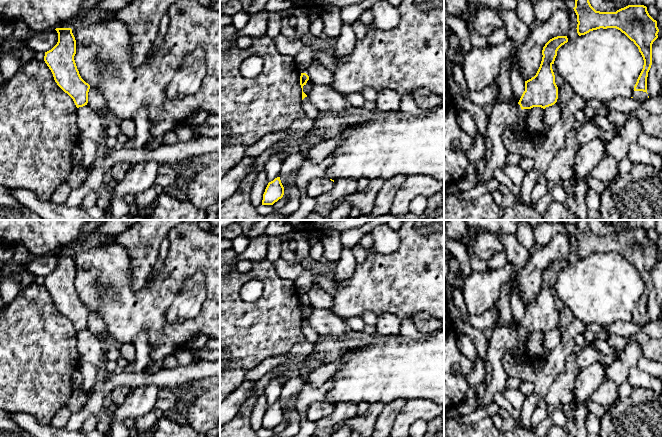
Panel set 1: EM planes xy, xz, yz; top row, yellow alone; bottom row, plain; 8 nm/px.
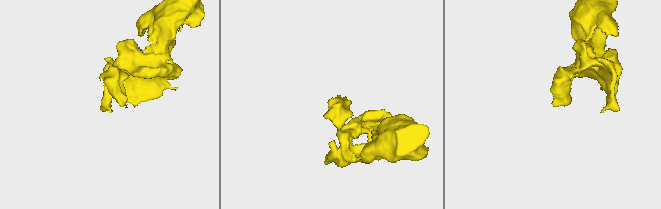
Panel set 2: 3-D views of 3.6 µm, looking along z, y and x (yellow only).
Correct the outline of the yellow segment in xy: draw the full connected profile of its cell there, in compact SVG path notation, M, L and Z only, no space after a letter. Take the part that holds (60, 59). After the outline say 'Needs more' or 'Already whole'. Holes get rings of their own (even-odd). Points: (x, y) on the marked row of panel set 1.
M56 28L57 44L45 52L44 61L51 70L57 85L74 101L77 108L88 103L90 85L80 76L74 56L76 40L71 28Z. Already whole

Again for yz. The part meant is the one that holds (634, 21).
M575 0L573 8L577 15L579 36L600 28L616 28L624 33L638 47L644 65L634 86L633 96L644 103L648 98L647 77L652 65L652 44L658 38L657 21L648 13L644 5L628 5L616 12L596 11L589 0Z. Needs more

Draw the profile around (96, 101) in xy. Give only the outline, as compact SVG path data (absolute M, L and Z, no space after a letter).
M90 86L89 92L88 92L87 106L90 107L97 114L100 111L108 111L108 105L104 98L104 95L95 86Z

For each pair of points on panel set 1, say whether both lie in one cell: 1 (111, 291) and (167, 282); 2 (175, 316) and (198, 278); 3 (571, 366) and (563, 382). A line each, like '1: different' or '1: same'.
1: same
2: same
3: same

